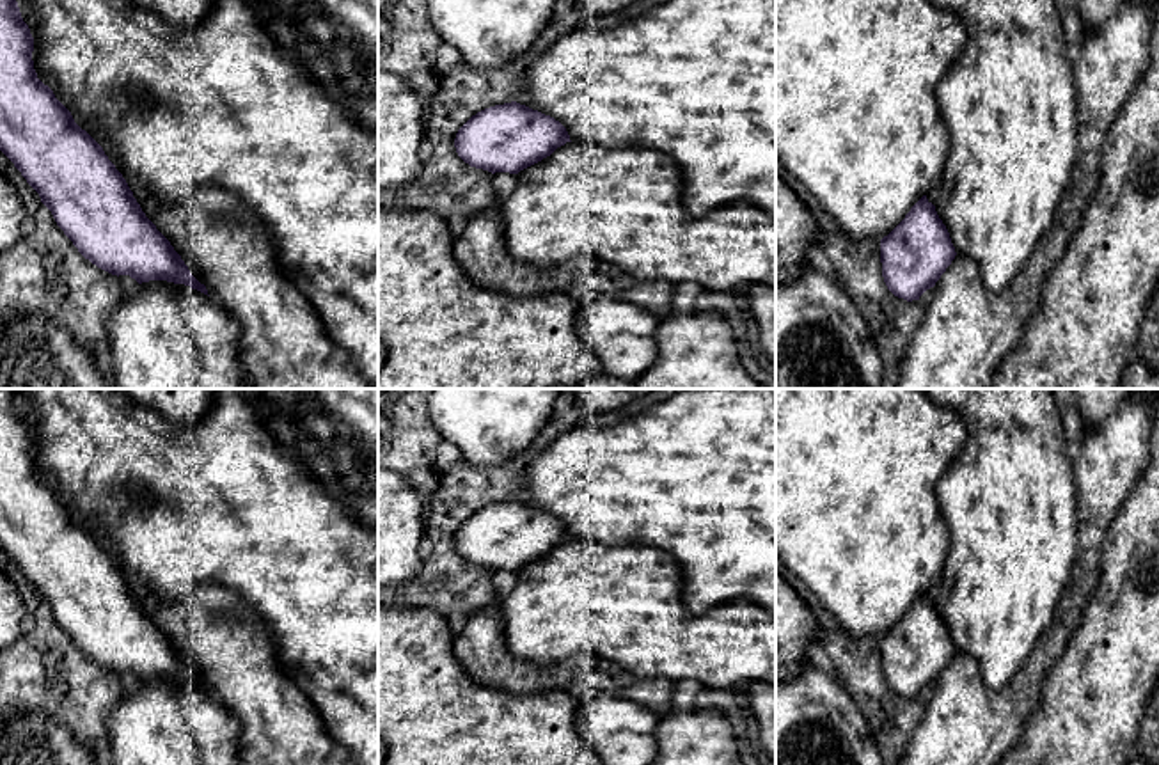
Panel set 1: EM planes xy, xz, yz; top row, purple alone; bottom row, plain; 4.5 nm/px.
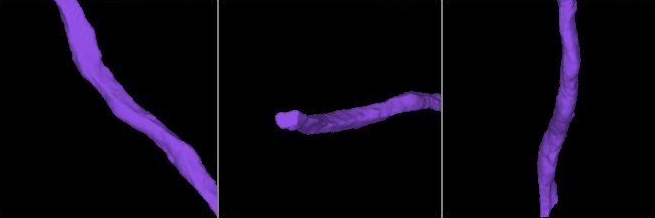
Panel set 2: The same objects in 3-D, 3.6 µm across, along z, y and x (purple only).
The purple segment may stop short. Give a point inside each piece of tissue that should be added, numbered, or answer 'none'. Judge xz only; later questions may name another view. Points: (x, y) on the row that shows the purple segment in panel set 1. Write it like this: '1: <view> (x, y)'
1: xz (623, 206)

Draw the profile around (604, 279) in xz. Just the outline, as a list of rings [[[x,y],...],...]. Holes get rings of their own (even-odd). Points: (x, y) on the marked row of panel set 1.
[[[598,263],[593,270],[577,273],[575,284],[577,289],[587,293],[611,295],[637,304],[660,319],[671,314],[674,288],[671,282],[641,282],[612,264]]]

